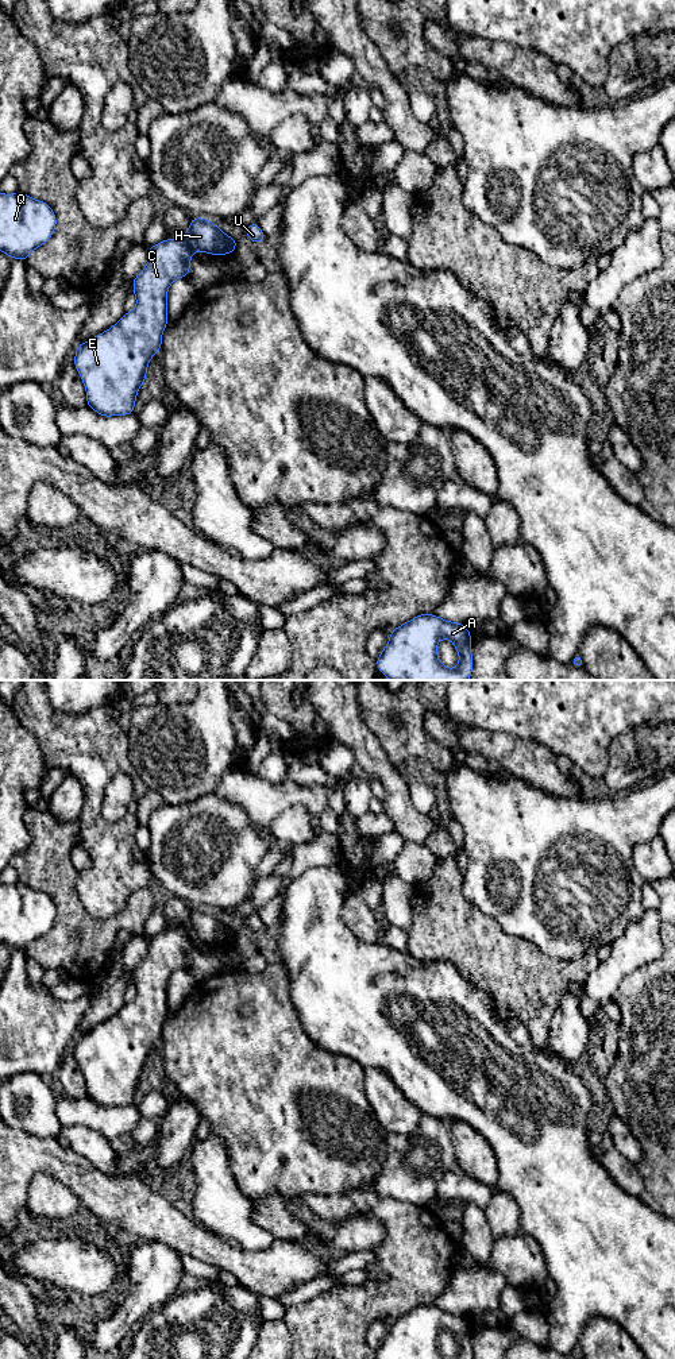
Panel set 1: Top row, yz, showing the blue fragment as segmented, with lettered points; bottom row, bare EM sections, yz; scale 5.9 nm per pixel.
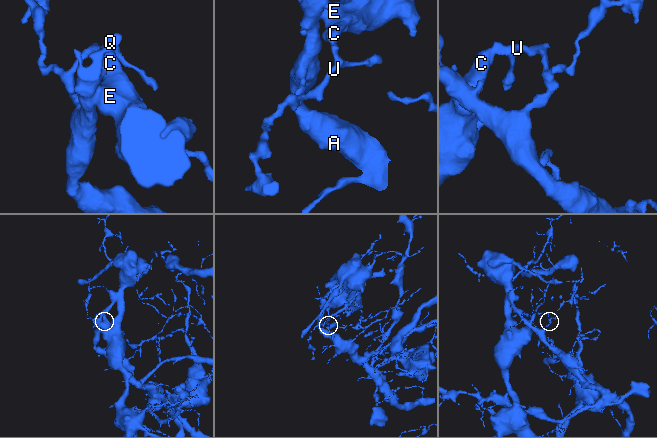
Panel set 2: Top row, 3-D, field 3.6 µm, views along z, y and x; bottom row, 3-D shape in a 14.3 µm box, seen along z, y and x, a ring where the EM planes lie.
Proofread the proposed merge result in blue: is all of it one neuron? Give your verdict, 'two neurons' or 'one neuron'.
two neurons

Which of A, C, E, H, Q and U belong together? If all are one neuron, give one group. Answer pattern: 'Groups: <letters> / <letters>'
Groups: A H Q U / C E

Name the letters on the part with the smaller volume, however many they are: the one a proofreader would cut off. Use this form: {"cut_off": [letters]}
{"cut_off": ["A", "H", "Q", "U"]}

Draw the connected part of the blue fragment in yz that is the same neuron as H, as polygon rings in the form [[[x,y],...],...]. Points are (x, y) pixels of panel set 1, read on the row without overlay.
[[[192,908],[189,919],[182,927],[193,943],[202,942],[209,946],[230,946],[238,935],[236,930],[204,908]]]

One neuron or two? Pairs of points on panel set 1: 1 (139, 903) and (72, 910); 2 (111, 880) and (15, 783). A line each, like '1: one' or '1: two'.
1: one
2: two

